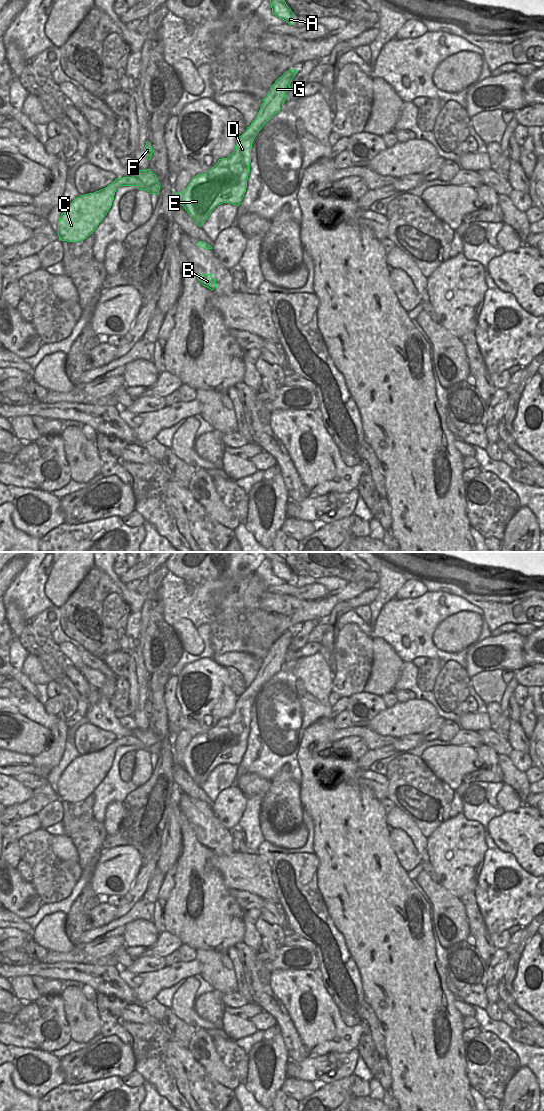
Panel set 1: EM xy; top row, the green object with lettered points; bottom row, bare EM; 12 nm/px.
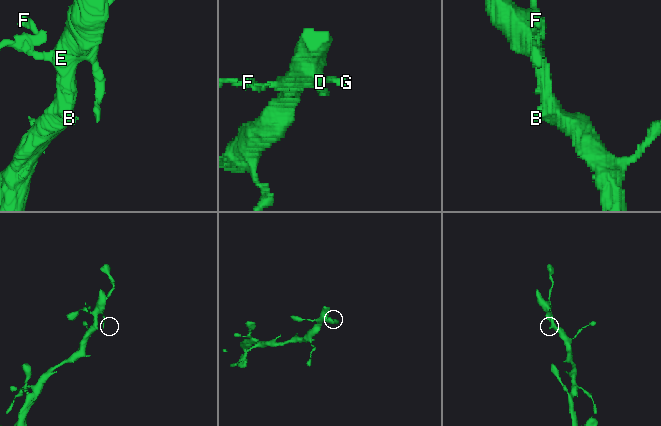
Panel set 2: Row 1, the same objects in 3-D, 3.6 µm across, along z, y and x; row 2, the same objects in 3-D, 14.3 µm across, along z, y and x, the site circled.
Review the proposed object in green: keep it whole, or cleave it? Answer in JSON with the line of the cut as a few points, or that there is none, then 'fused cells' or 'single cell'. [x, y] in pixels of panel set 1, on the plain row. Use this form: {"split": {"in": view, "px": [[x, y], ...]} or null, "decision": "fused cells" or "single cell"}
{"split": null, "decision": "single cell"}

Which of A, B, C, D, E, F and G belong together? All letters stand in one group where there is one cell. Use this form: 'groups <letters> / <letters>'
groups A B C D E F G

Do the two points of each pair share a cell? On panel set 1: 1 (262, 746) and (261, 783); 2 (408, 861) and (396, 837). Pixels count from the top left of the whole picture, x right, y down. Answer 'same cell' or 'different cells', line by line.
1: different cells
2: same cell

